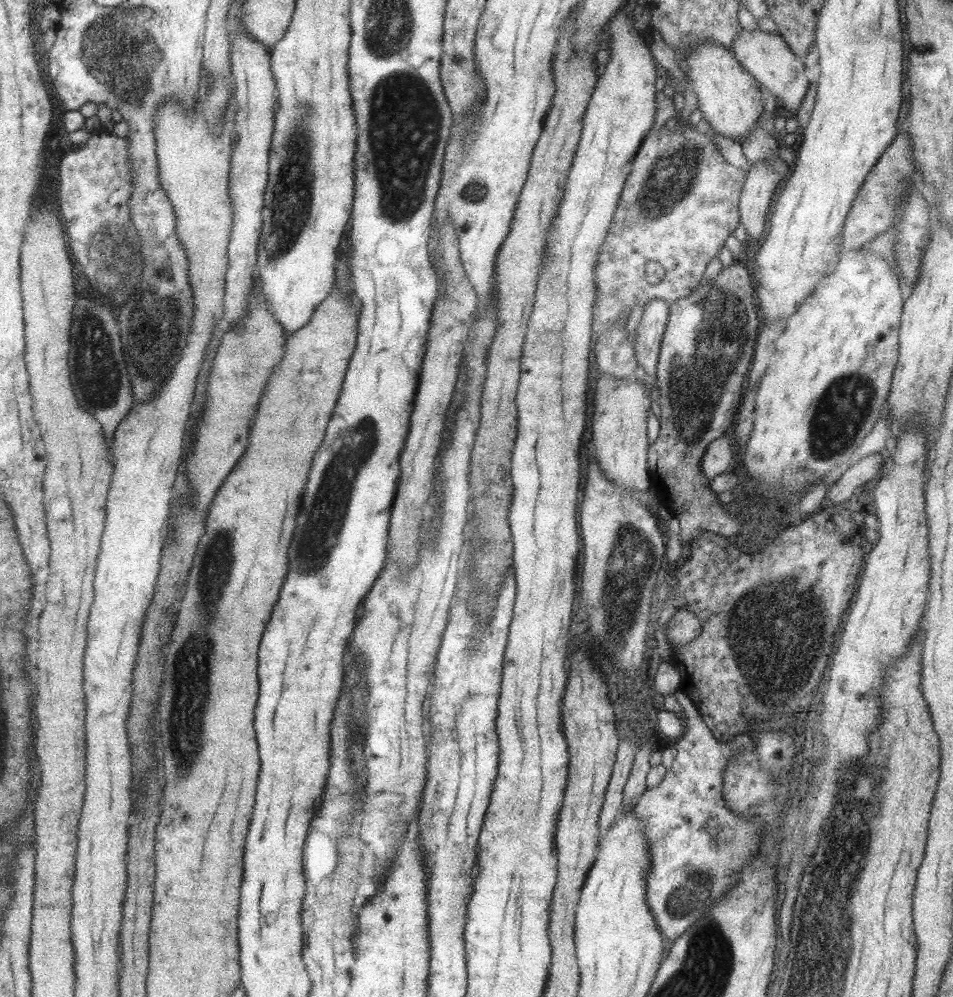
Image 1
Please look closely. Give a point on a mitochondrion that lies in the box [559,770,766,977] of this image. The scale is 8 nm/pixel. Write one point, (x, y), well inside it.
(684, 897)

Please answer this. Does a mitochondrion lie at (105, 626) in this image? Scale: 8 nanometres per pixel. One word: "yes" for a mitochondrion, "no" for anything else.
no

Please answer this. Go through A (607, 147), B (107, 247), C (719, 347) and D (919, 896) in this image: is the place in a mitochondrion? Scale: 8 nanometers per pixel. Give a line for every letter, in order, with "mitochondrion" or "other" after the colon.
A: other
B: mitochondrion
C: mitochondrion
D: other

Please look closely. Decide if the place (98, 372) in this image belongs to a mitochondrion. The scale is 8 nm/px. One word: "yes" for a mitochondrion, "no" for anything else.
yes

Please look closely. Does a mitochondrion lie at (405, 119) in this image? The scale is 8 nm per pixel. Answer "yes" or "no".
yes

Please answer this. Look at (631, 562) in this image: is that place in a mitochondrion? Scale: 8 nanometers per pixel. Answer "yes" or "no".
yes

